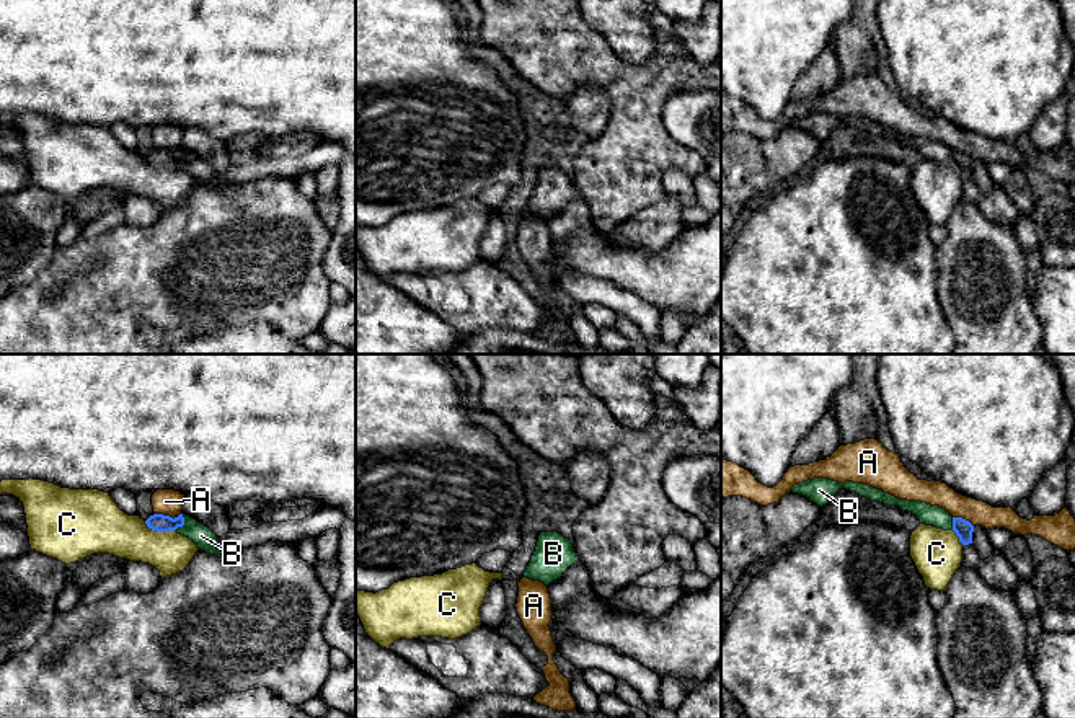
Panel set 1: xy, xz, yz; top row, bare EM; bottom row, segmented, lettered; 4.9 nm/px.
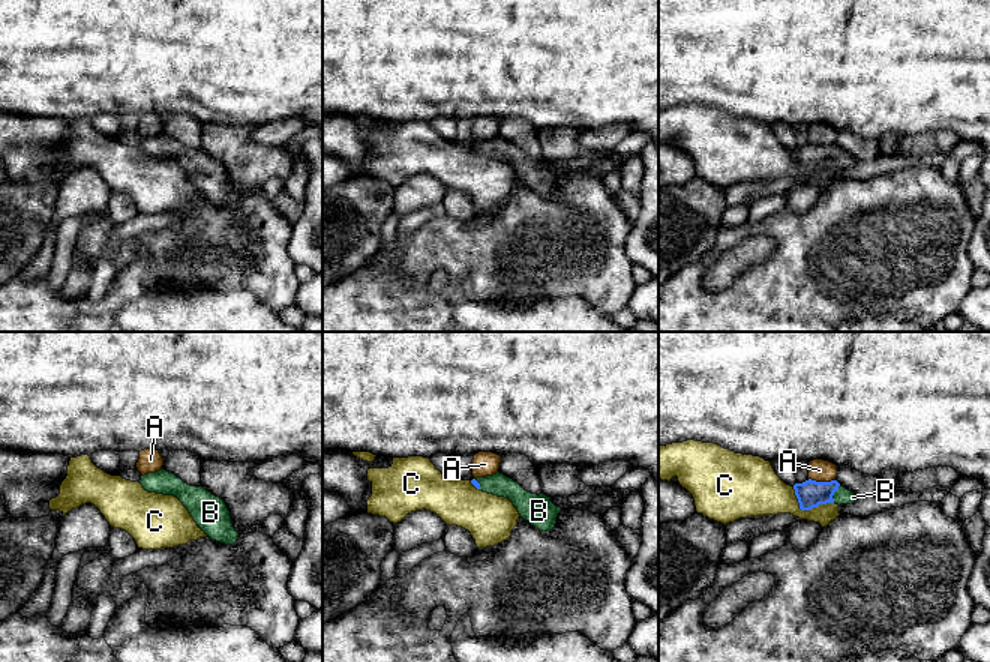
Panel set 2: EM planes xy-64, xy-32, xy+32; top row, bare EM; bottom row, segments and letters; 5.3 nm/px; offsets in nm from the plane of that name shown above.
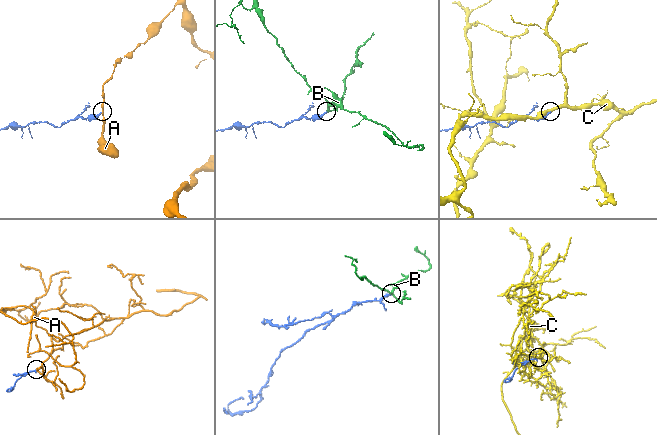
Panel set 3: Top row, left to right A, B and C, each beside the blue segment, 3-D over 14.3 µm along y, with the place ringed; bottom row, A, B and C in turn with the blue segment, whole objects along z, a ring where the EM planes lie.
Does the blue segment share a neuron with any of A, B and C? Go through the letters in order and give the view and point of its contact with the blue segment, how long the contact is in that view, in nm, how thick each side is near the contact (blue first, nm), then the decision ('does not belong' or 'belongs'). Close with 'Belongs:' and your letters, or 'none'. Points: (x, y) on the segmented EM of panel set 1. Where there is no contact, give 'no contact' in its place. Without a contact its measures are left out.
A: contact yz (961, 518); length 120 nm; calibres 90 and 120 nm; does not belong
B: contact xy (183, 522); length 90 nm; calibres 90 and 100 nm; belongs
C: contact xy (159, 531); length 170 nm; calibres 90 and 240 nm; does not belong
Belongs: B

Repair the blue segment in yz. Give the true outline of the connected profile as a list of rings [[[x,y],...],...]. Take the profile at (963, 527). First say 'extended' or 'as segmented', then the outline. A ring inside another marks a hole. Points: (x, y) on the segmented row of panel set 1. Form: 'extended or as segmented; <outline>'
extended; [[[814,478],[794,485],[791,491],[809,498],[812,503],[822,507],[842,488],[850,490],[869,501],[879,501],[884,506],[899,506],[902,511],[915,514],[920,524],[933,525],[943,530],[954,530],[962,545],[972,543],[974,525],[969,521],[962,517],[953,517],[940,506],[931,506],[922,501],[899,499],[889,493],[884,493],[883,490],[863,483],[838,483],[829,478]]]

